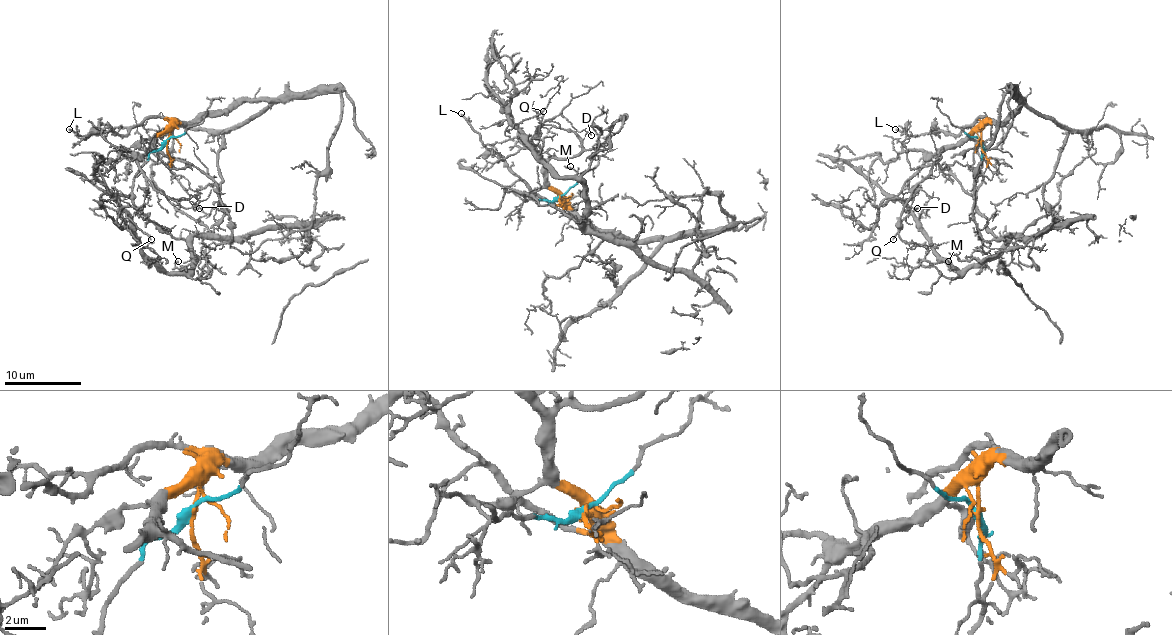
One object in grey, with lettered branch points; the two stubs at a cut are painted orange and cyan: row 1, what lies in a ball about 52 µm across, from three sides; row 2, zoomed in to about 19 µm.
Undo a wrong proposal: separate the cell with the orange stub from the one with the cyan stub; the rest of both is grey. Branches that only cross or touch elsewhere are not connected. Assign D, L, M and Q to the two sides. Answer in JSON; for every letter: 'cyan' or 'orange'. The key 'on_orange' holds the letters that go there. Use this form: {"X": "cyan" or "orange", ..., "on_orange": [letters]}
{"D": "orange", "L": "orange", "M": "cyan", "Q": "cyan", "on_orange": ["D", "L"]}

